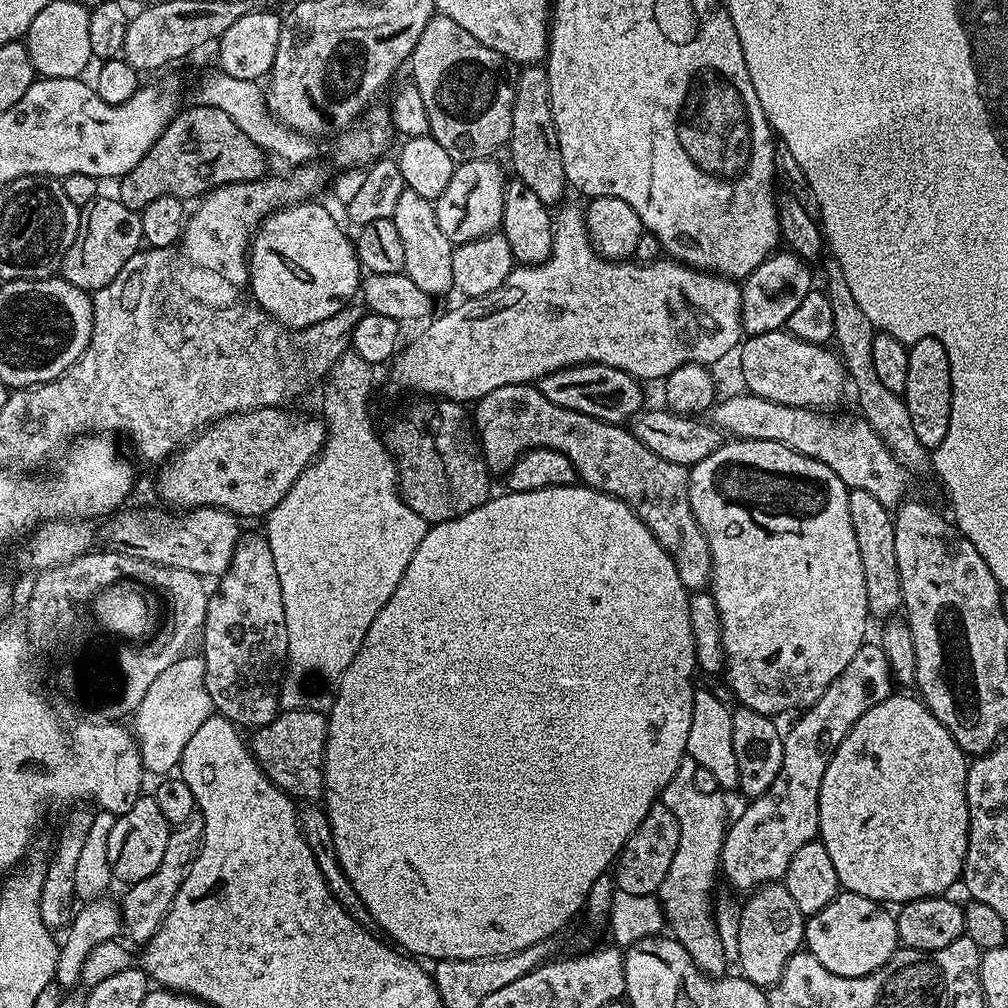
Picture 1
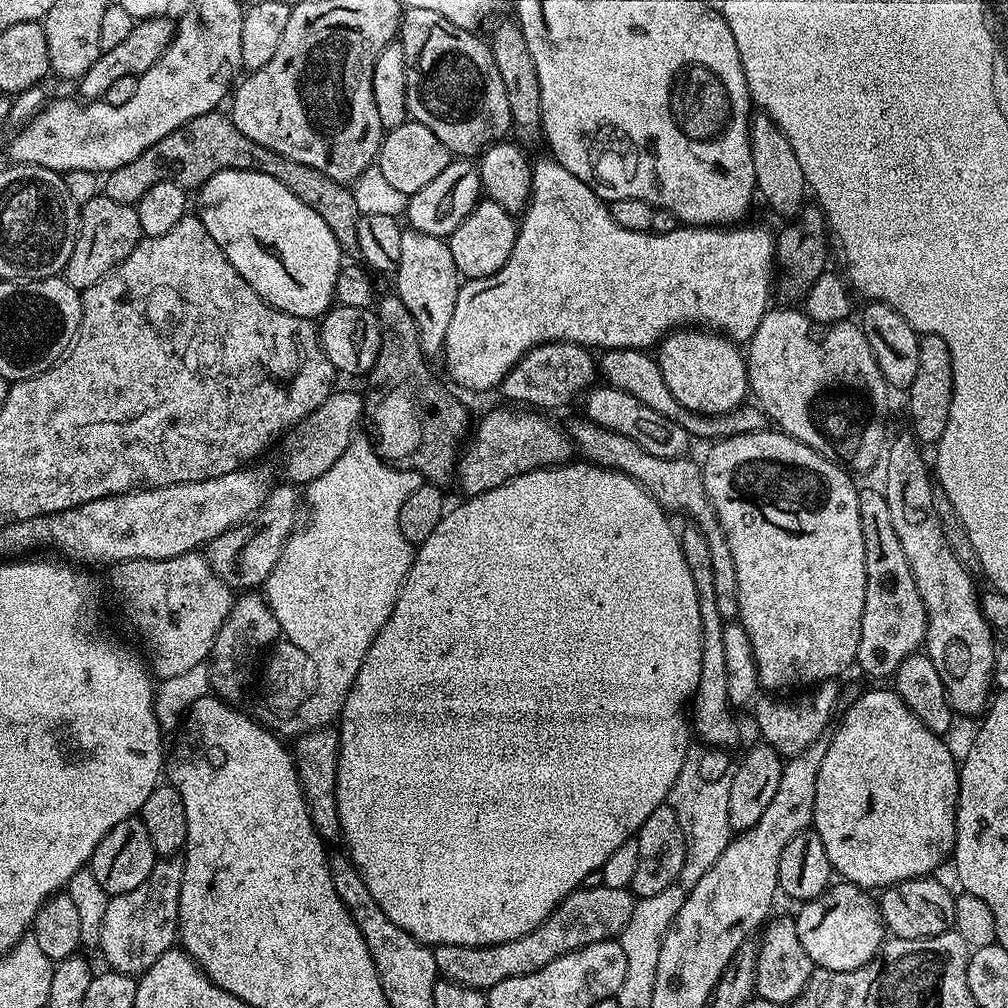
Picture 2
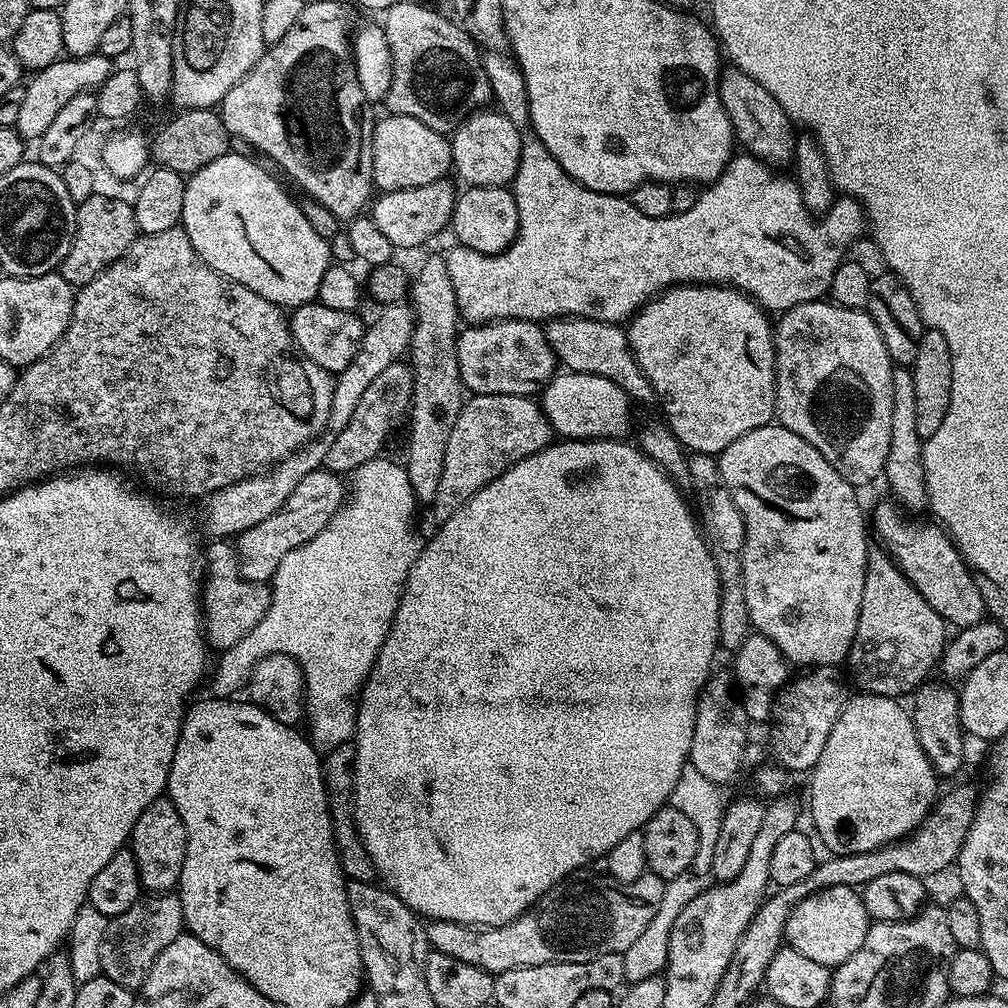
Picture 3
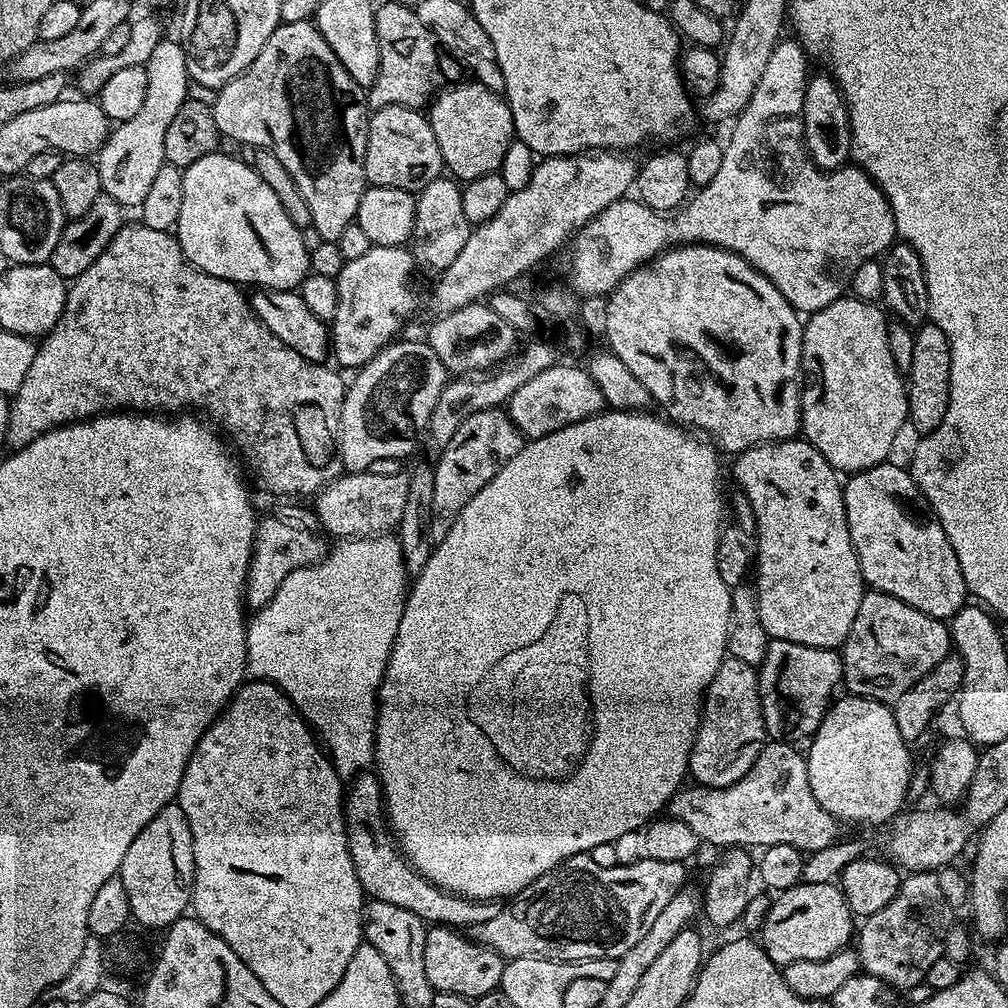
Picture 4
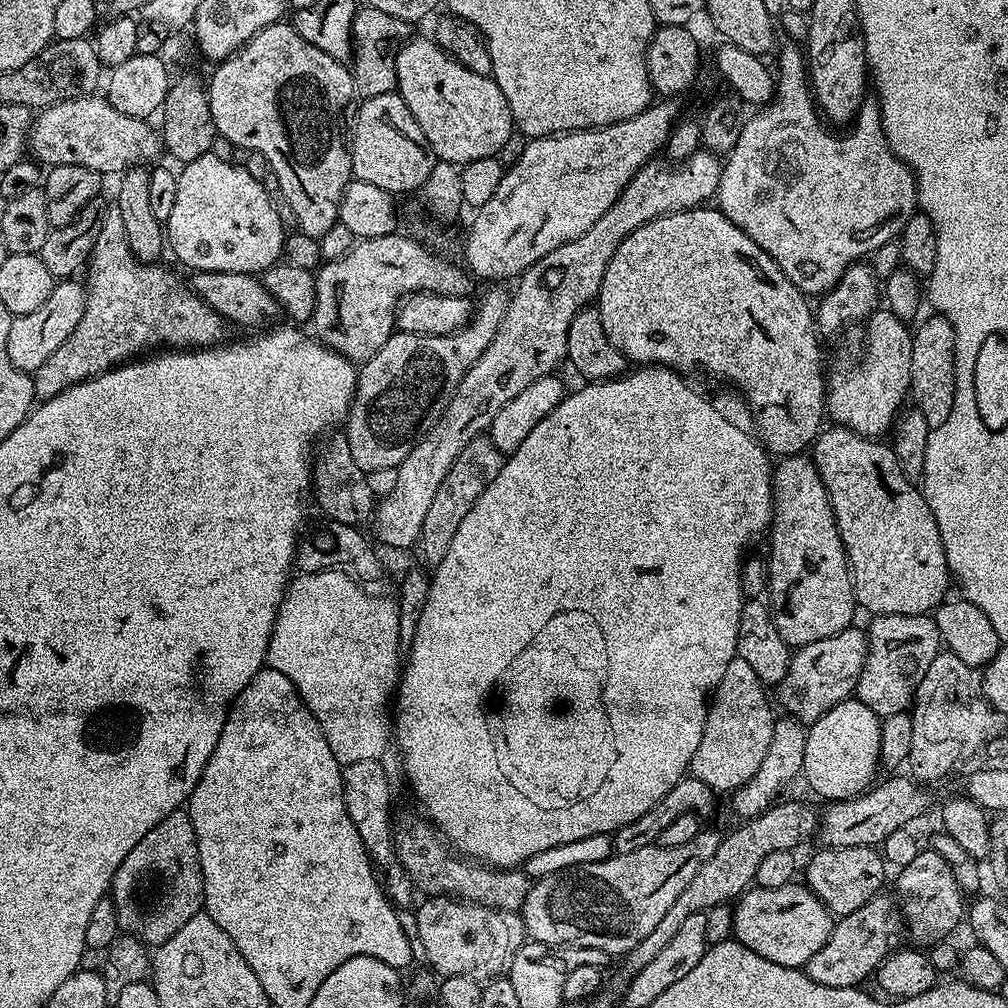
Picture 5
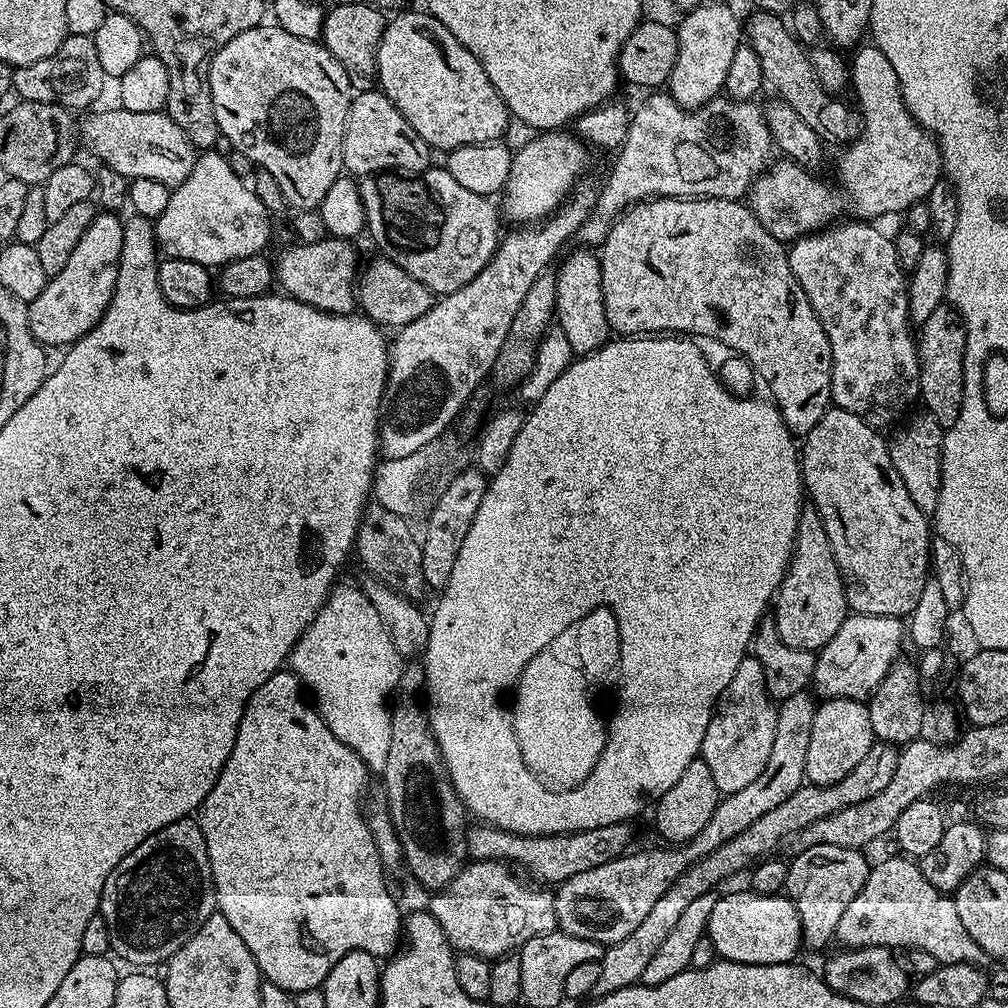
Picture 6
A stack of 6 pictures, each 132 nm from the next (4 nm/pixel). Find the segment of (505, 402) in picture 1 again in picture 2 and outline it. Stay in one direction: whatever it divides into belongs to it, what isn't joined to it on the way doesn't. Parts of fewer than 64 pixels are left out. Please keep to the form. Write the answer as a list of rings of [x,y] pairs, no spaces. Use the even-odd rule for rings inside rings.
[[[587,418],[579,419],[573,422],[572,428],[570,427],[570,435],[573,445],[578,449],[579,455],[580,452],[584,455],[581,457],[585,461],[595,464],[598,468],[610,468],[613,472],[620,472],[624,476],[629,476],[631,480],[641,484],[669,513],[685,512],[688,518],[699,524],[702,534],[706,534],[706,542],[710,545],[710,559],[714,562],[714,595],[718,602],[718,610],[726,622],[735,621],[740,615],[738,610],[738,574],[734,574],[734,558],[730,558],[730,546],[726,546],[726,534],[722,530],[722,526],[718,522],[718,514],[706,494],[701,465],[697,461],[695,464],[694,461],[688,460],[687,455],[675,456],[674,458],[658,458],[654,454],[642,450],[642,446],[638,446],[638,442],[634,442],[622,434],[614,434]]]

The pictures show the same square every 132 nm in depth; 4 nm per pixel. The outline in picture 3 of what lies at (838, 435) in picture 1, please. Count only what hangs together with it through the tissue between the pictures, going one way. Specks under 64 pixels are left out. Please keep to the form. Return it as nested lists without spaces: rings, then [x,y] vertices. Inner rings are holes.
[[[558,316],[543,325],[546,342],[550,342],[550,350],[557,361],[567,371],[598,374],[598,378],[610,378],[614,386],[618,386],[633,402],[652,400],[654,393],[650,386],[650,378],[638,366],[631,348],[628,346],[627,331],[620,324],[598,322],[581,316]]]

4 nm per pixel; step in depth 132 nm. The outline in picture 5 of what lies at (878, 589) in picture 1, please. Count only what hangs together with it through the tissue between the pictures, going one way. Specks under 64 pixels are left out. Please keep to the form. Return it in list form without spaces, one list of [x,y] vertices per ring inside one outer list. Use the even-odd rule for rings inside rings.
[[[890,614],[878,616],[866,628],[868,653],[862,674],[856,683],[855,699],[861,700],[878,717],[908,712],[913,706],[915,691],[922,676],[942,650],[942,633],[933,617]]]

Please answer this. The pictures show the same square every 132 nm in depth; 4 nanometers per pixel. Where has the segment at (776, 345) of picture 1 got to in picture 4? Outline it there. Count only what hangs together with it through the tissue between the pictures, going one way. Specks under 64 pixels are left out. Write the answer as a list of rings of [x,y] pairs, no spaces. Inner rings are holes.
[[[852,294],[830,302],[822,310],[811,313],[803,321],[802,391],[800,394],[800,426],[803,439],[815,446],[831,468],[840,474],[861,472],[885,463],[908,420],[908,393],[905,377],[890,358],[889,321],[879,303],[859,300]]]

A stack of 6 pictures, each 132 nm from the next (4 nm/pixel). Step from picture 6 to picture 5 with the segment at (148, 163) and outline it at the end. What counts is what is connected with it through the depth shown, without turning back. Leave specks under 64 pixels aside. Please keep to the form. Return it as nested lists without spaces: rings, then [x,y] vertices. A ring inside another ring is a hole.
[[[93,94],[39,109],[28,131],[28,142],[31,155],[41,165],[69,164],[86,166],[101,174],[123,174],[130,168],[147,165],[147,160],[162,152],[161,133],[157,129],[155,132],[150,125],[148,120],[121,114],[103,95]]]

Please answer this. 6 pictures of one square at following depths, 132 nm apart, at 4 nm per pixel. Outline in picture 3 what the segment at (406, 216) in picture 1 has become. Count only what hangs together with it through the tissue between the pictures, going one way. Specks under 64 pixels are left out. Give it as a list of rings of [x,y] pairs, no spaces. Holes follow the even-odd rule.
[[[443,255],[426,257],[421,262],[420,269],[414,272],[410,280],[410,307],[418,321],[412,329],[410,345],[410,363],[416,385],[412,391],[410,419],[407,421],[408,457],[403,457],[402,463],[417,501],[428,506],[431,505],[434,494],[438,494],[442,462],[446,462],[446,442],[450,442],[454,422],[458,422],[458,414],[466,399],[456,353],[456,295]]]

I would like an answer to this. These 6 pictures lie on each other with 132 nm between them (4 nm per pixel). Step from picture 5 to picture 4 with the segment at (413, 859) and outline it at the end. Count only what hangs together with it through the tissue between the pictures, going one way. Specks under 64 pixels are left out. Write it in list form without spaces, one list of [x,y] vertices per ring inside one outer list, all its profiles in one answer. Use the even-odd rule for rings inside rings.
[[[361,770],[351,777],[350,783],[344,794],[348,849],[350,862],[354,862],[354,874],[358,874],[358,882],[368,900],[391,902],[393,906],[402,906],[402,910],[418,914],[418,918],[424,921],[425,925],[457,930],[475,929],[482,922],[490,922],[498,915],[502,907],[501,901],[471,900],[465,896],[456,896],[434,886],[405,860],[388,827],[384,791],[375,771]]]

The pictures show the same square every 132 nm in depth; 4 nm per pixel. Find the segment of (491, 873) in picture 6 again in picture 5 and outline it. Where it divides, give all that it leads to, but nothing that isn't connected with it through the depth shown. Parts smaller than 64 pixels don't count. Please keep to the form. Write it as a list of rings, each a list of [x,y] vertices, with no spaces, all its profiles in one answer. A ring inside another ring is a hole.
[[[429,896],[421,899],[416,908],[416,936],[418,948],[424,951],[426,964],[440,978],[445,976],[465,976],[471,980],[487,982],[507,973],[514,954],[526,943],[524,918],[520,912],[499,912],[486,906],[471,904],[465,900],[452,900],[449,896]]]

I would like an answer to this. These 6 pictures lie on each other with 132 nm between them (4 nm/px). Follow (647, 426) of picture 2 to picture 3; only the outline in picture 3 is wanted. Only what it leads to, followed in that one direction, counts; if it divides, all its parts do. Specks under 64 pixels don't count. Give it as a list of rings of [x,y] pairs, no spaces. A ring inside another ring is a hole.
[[[561,371],[552,377],[542,393],[542,407],[553,433],[565,440],[624,440],[632,428],[633,401],[610,378],[598,378],[598,374]]]

